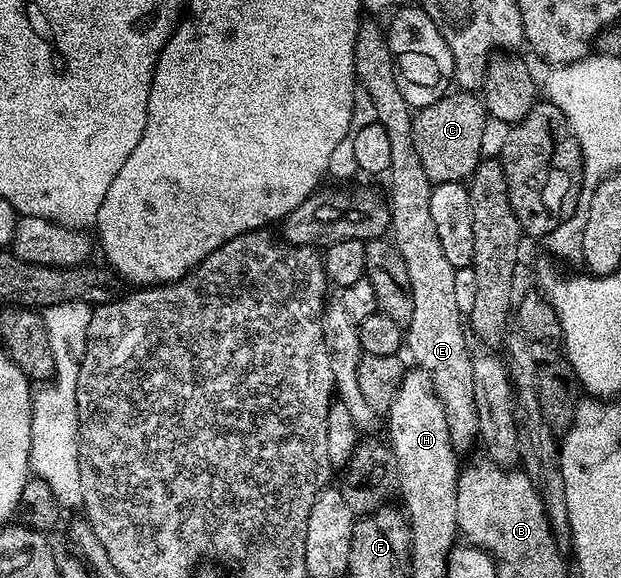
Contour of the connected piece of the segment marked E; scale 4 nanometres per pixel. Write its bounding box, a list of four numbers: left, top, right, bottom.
[355,21,479,452]

